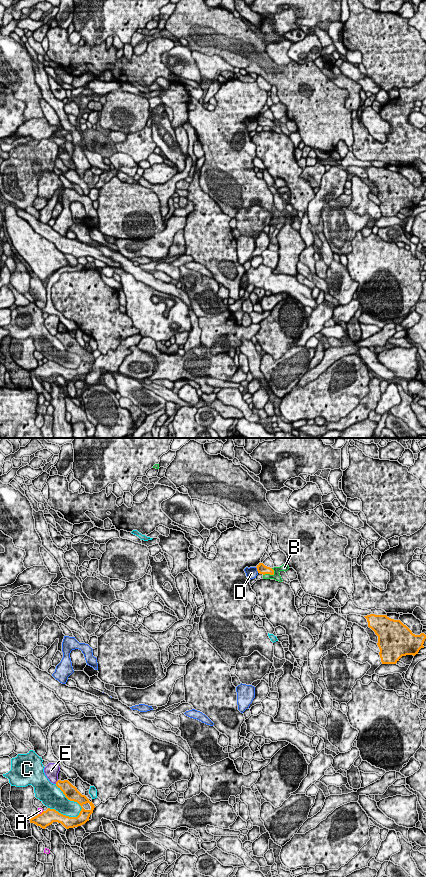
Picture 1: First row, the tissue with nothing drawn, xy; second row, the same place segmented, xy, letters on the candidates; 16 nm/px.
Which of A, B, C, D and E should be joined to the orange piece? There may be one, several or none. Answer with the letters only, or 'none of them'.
none of them

